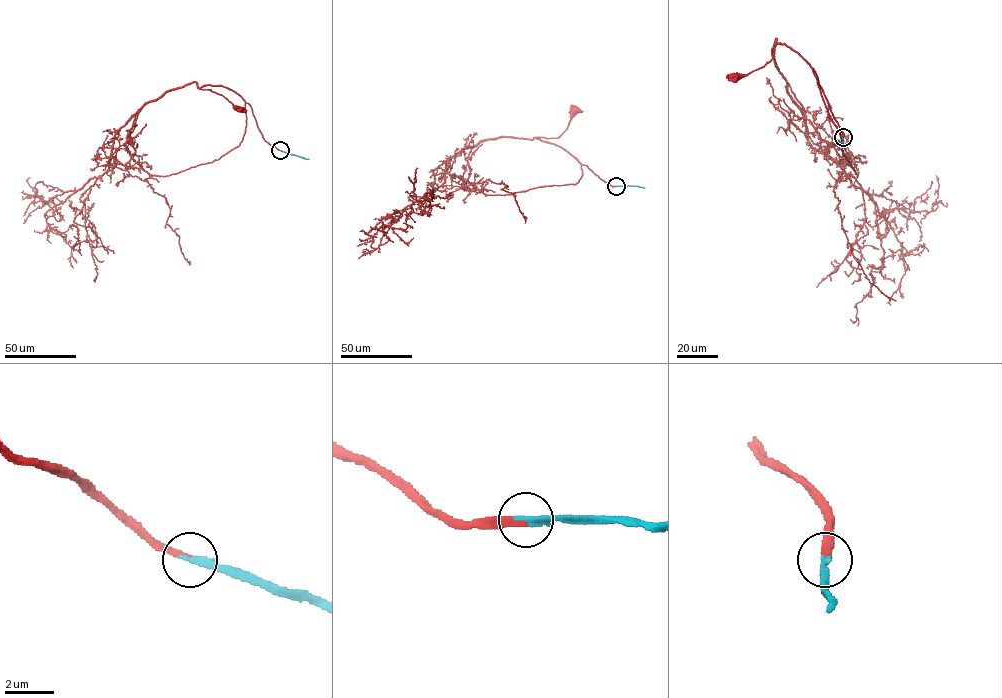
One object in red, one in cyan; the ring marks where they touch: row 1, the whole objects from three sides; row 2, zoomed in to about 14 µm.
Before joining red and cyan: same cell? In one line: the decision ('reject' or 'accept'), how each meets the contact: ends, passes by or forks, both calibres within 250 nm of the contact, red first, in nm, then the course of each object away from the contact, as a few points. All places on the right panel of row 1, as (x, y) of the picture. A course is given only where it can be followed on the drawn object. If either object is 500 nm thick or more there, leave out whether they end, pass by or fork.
accept; red ends; cyan ends; calibres 260 and 280 nm; course red (842, 137), (830, 118), (812, 68), (785, 44), (776, 44), (773, 48), (774, 57), (761, 67), (736, 77); course cyan (842, 137), (845, 150)

